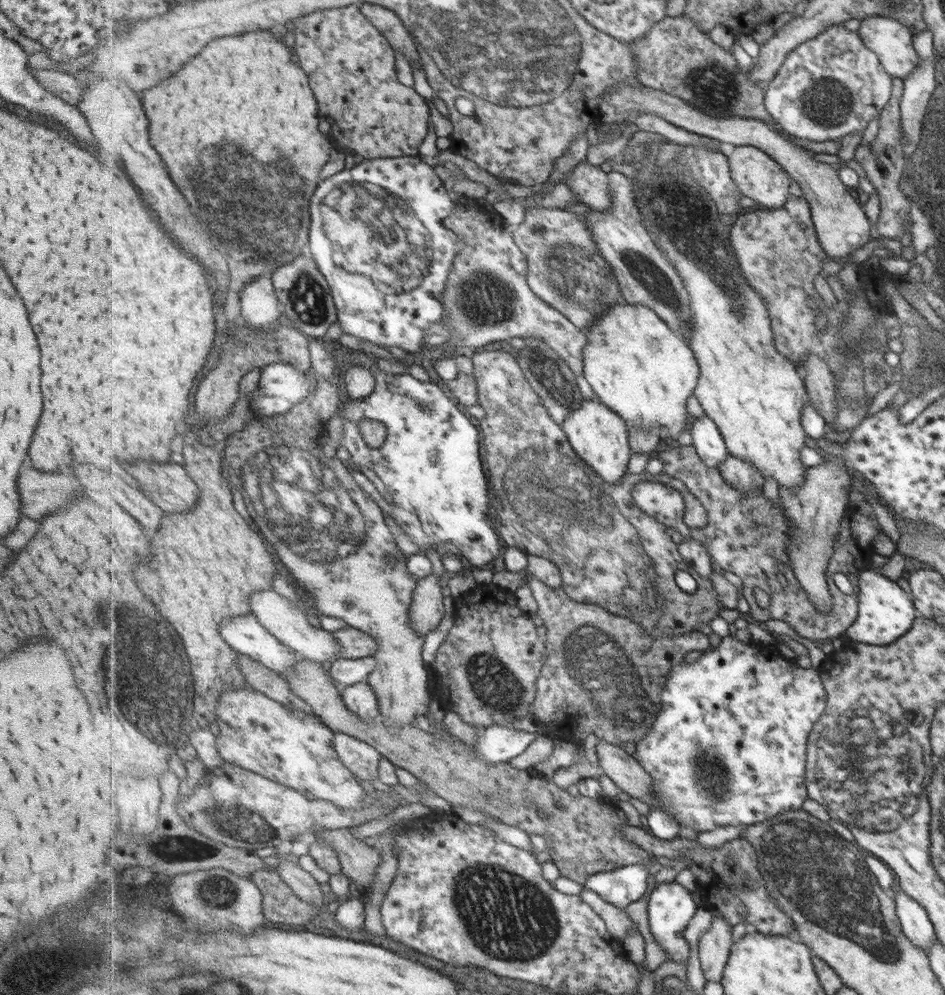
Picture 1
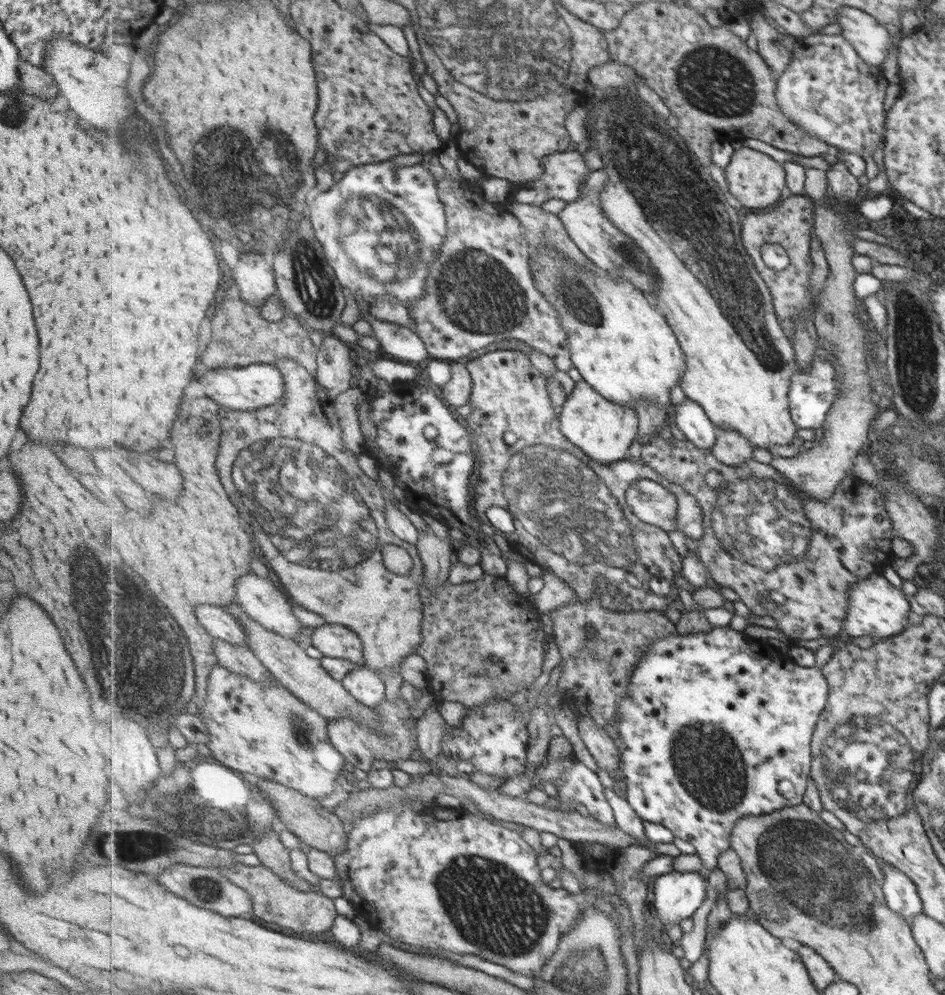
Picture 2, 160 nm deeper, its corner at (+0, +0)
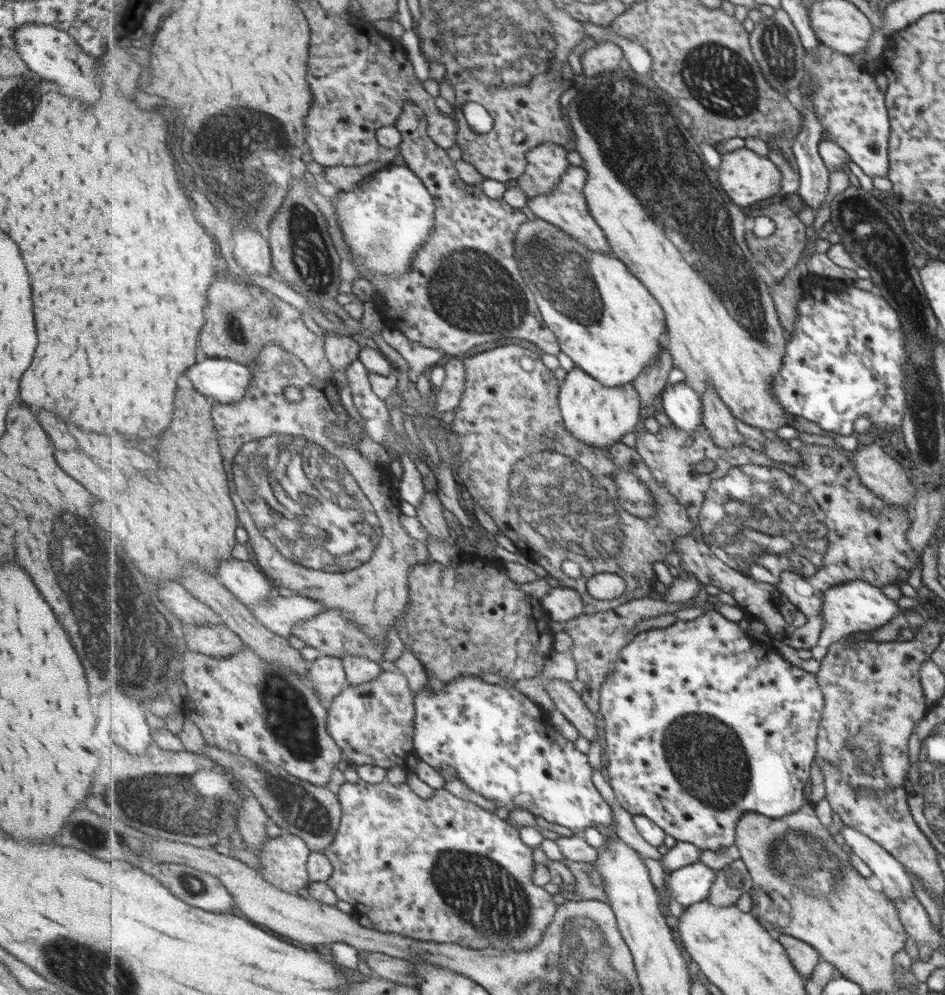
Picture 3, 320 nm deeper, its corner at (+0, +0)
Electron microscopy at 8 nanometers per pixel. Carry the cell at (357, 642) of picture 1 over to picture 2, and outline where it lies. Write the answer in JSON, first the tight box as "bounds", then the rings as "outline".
{"bounds":[310,623,365,664],"outline":[[[327,623],[316,627],[310,644],[324,657],[349,659],[350,662],[365,664],[364,642],[361,637],[347,626]]]}

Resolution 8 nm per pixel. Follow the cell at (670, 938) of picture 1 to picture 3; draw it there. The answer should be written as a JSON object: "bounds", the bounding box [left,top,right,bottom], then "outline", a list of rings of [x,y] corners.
{"bounds":[665,862,717,908],"outline":[[[696,862],[673,871],[665,883],[665,891],[687,908],[709,898],[717,877],[717,870]]]}

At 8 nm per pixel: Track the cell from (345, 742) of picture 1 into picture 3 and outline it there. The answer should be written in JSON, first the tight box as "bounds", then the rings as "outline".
{"bounds":[327,670,421,772],"outline":[[[400,670],[383,671],[383,674],[373,682],[345,688],[328,706],[327,730],[342,747],[345,756],[354,760],[355,767],[358,765],[377,765],[386,769],[401,767],[408,772],[414,772],[421,759],[414,747],[416,712],[413,693],[406,676]]]}

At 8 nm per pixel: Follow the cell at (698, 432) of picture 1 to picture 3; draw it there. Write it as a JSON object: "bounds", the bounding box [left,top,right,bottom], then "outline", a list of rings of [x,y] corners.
{"bounds":[660,380,704,431],"outline":[[[685,380],[667,387],[660,398],[664,412],[677,427],[694,431],[704,424],[702,398]]]}

